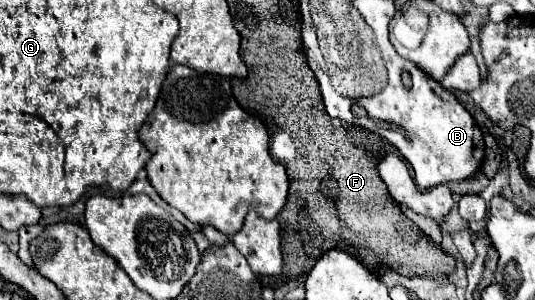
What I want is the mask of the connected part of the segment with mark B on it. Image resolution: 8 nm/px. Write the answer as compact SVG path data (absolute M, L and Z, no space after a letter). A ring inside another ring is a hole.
M388 31L380 33L380 57L382 57L382 61L386 65L388 79L400 79L402 71L408 71L410 77L412 77L412 87L410 89L406 89L400 83L388 83L386 85L386 91L400 91L400 95L402 93L406 95L406 101L402 101L402 107L404 107L402 119L400 119L400 111L394 115L398 119L388 117L388 121L400 125L404 129L404 133L400 135L400 141L396 141L394 131L384 133L384 131L376 129L374 125L368 125L366 123L368 119L358 119L358 125L366 127L368 131L378 133L384 139L388 139L404 155L404 159L416 171L414 179L416 179L416 183L418 183L418 187L422 191L426 191L426 189L430 189L434 185L442 185L442 183L448 183L448 181L460 181L460 179L468 179L470 175L474 175L480 169L482 159L484 159L484 133L480 131L480 127L476 125L472 115L438 81L430 79L414 63L402 59L394 51L394 47L392 47L392 43L388 39Z

